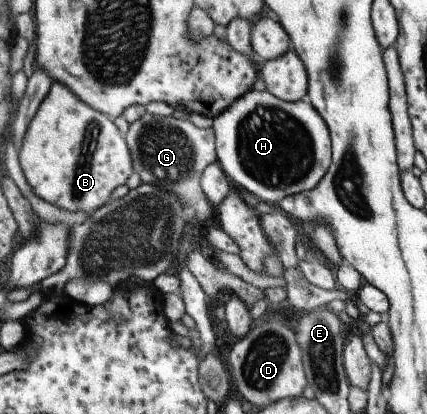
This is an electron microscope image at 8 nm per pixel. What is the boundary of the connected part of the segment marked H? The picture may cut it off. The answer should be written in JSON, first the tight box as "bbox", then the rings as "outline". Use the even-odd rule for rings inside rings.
{"bbox":[211,91,331,206],"outline":[[[247,91],[211,118],[216,162],[232,186],[272,206],[289,195],[310,191],[331,162],[329,133],[306,102],[283,102],[269,93]]]}

